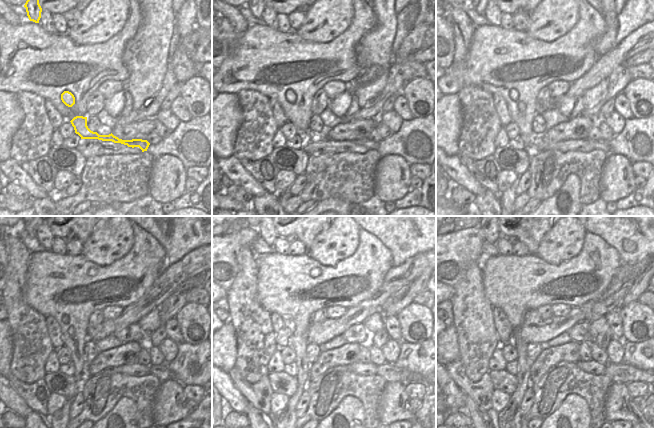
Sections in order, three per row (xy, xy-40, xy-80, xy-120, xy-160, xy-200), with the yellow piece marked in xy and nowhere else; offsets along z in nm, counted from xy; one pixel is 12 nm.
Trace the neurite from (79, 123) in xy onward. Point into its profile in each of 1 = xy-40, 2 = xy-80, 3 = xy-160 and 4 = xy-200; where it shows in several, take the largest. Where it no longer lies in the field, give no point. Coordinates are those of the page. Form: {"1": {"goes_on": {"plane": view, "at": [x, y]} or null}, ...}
{"1": {"goes_on": {"plane": "xy-40", "at": [369, 144]}}, "2": {"goes_on": {"plane": "xy-80", "at": [603, 145]}}, "3": {"goes_on": {"plane": "xy-160", "at": [390, 372]}}, "4": {"goes_on": {"plane": "xy-200", "at": [618, 373]}}}

